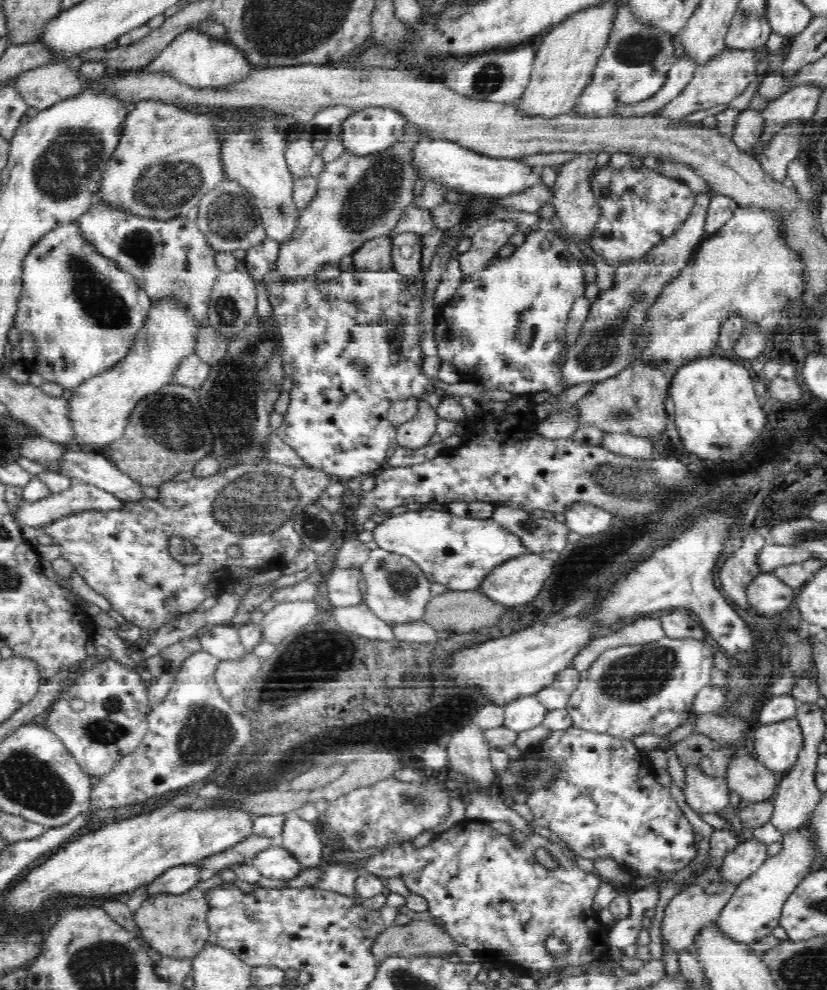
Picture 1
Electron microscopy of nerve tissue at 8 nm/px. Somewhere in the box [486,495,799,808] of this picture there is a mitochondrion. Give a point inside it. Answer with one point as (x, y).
(633, 678)

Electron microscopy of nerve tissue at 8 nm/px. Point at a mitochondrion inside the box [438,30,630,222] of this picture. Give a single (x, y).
(491, 77)

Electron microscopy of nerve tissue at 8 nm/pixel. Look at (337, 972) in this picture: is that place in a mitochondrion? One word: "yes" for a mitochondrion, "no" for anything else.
no

